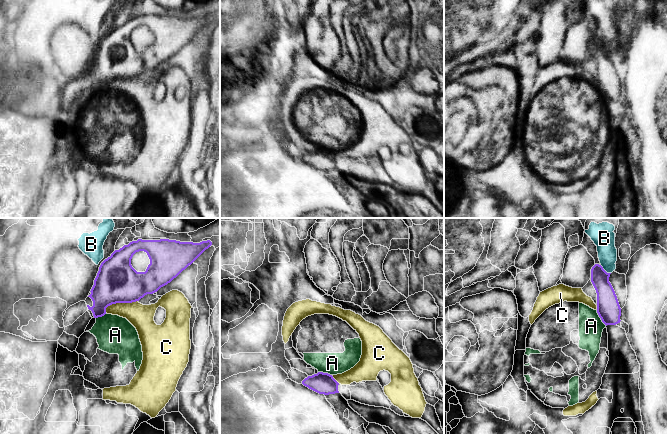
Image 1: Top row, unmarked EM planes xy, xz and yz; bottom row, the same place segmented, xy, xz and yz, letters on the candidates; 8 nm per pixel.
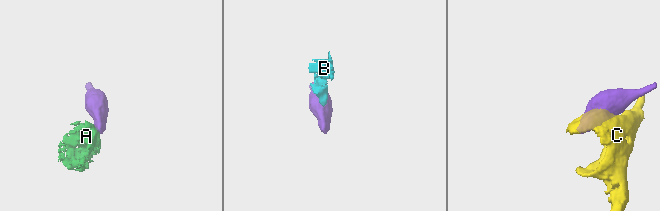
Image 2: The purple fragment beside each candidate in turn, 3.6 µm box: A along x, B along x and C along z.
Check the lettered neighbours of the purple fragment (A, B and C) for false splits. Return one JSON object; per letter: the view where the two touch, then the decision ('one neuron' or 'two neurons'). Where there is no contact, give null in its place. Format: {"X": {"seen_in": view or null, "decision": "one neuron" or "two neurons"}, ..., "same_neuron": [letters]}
{"A": {"seen_in": "yz", "decision": "two neurons"}, "B": {"seen_in": "yz", "decision": "two neurons"}, "C": {"seen_in": "xy", "decision": "two neurons"}, "same_neuron": []}

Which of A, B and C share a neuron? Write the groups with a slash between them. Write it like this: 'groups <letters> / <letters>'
groups A C / B

